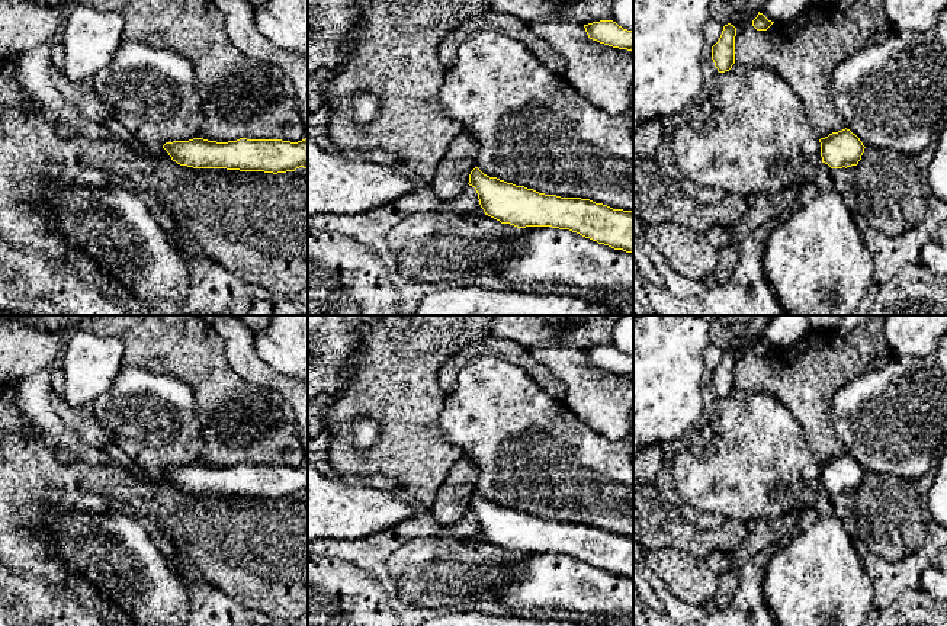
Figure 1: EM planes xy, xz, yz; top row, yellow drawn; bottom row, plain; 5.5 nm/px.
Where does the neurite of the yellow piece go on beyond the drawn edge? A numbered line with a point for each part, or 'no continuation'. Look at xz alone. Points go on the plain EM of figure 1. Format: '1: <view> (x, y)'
no continuation

